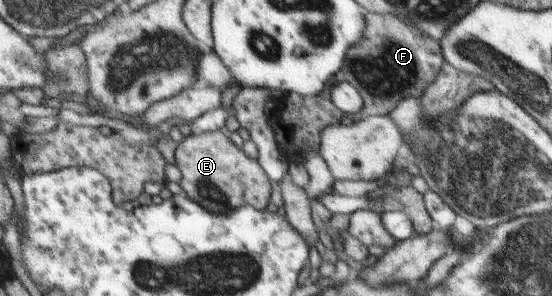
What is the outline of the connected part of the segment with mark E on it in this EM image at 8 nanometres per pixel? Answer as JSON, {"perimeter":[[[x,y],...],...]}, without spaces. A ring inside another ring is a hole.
{"perimeter":[[[203,127],[196,134],[184,138],[177,152],[177,166],[183,174],[181,183],[186,194],[192,200],[199,199],[210,212],[231,213],[246,205],[266,211],[272,202],[275,185],[263,163],[250,158],[218,127]]]}

